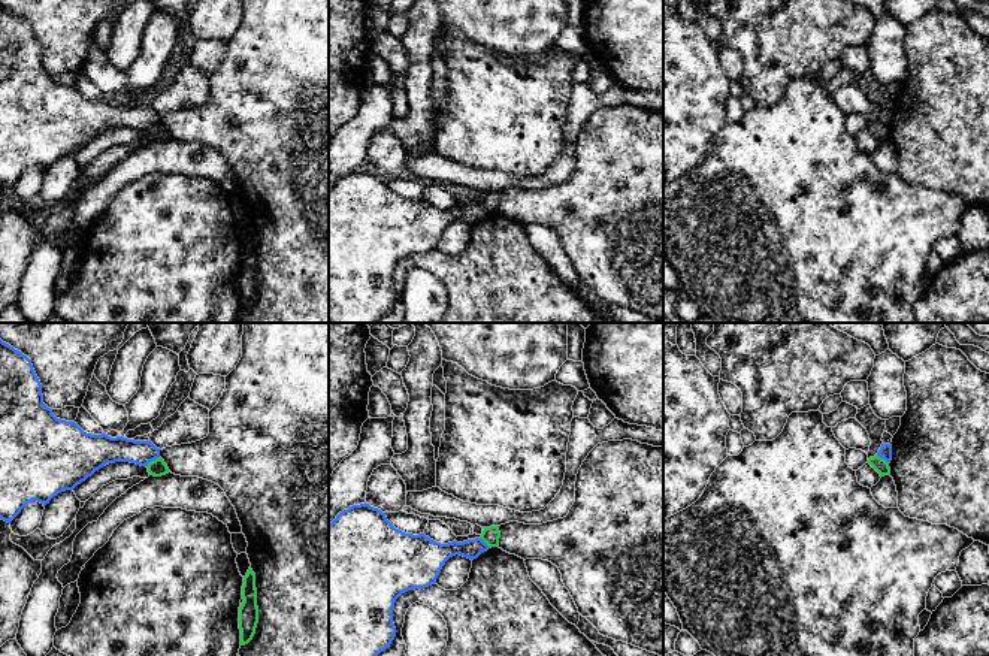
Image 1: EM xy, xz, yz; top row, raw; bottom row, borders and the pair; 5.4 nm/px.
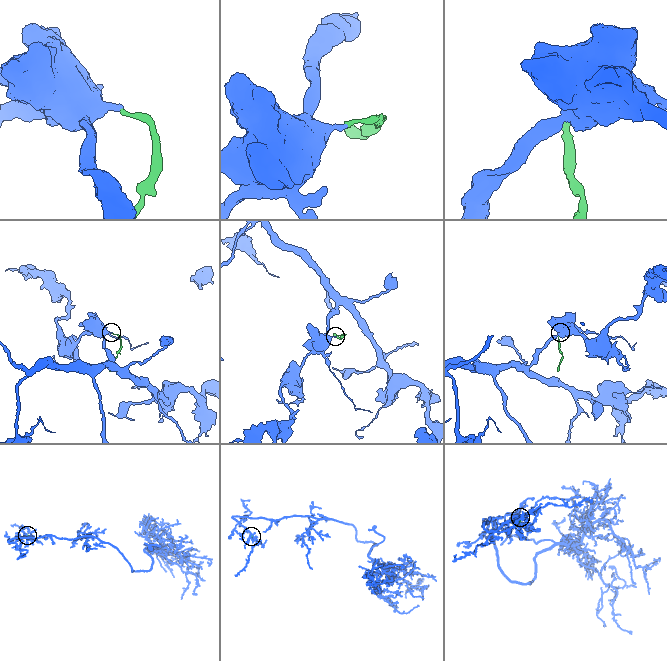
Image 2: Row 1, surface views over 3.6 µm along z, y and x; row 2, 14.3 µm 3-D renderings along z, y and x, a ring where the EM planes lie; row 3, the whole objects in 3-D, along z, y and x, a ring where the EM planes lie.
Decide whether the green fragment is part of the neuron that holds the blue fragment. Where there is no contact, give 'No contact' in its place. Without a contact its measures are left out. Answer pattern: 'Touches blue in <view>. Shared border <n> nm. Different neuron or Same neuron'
Touches blue in xy. Shared border 90 nm. Different neuron

